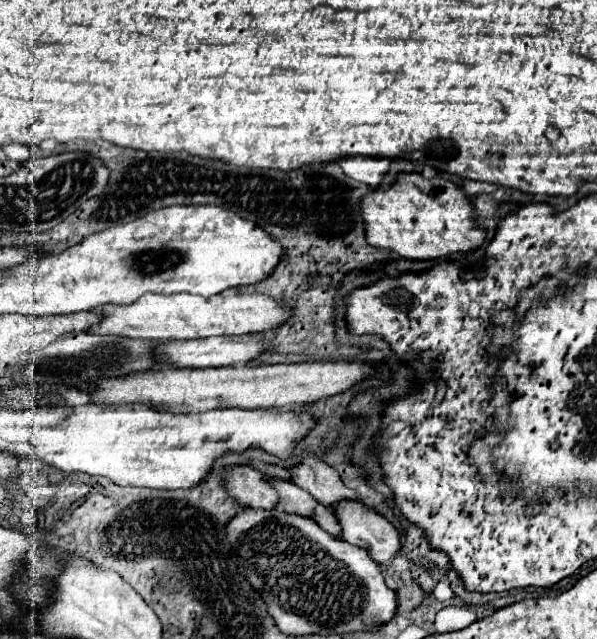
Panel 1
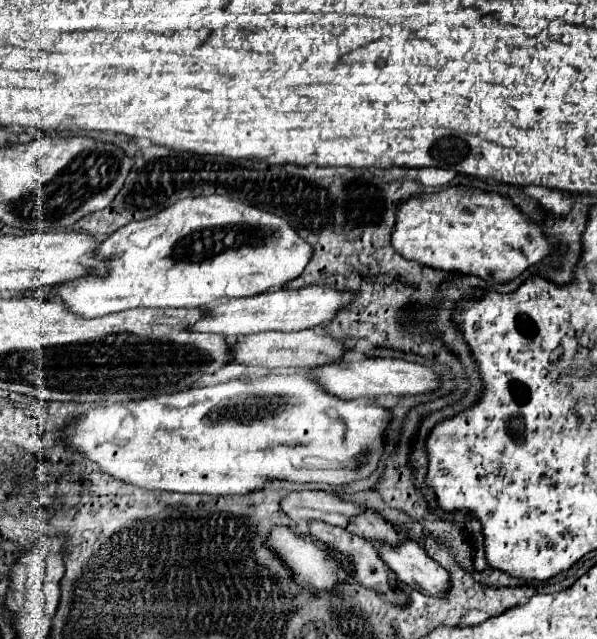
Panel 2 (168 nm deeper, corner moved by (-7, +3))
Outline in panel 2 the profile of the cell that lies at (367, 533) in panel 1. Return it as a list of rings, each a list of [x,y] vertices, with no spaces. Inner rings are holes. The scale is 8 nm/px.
[[[402,540],[396,548],[374,544],[380,558],[396,572],[398,580],[424,596],[446,598],[450,590],[450,574],[432,560],[414,540]]]

